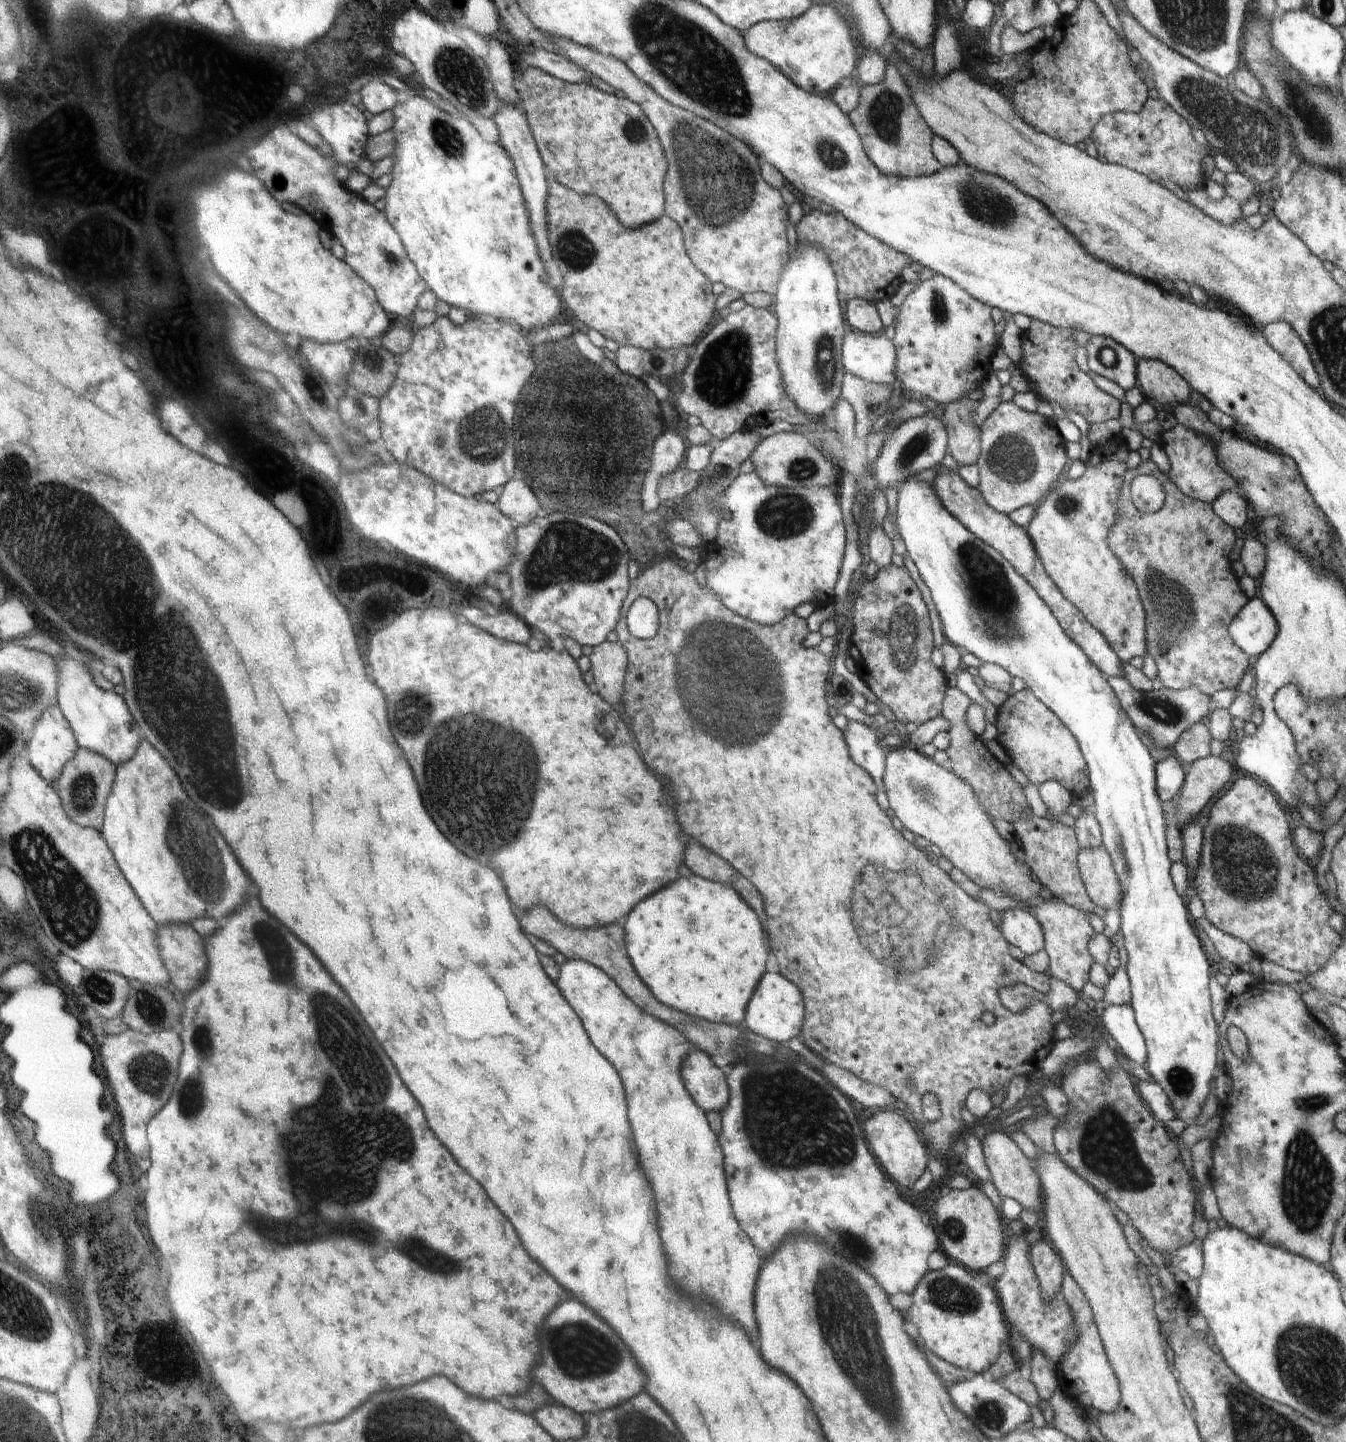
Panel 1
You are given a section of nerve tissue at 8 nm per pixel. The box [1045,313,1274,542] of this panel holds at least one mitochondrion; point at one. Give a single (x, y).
(1107, 357)

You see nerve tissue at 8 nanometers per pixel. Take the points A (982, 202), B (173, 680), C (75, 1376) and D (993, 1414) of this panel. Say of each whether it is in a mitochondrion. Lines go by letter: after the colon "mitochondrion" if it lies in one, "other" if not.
A: mitochondrion
B: mitochondrion
C: other
D: mitochondrion

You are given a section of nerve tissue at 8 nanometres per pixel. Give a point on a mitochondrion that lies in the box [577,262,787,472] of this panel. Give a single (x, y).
(722, 377)

